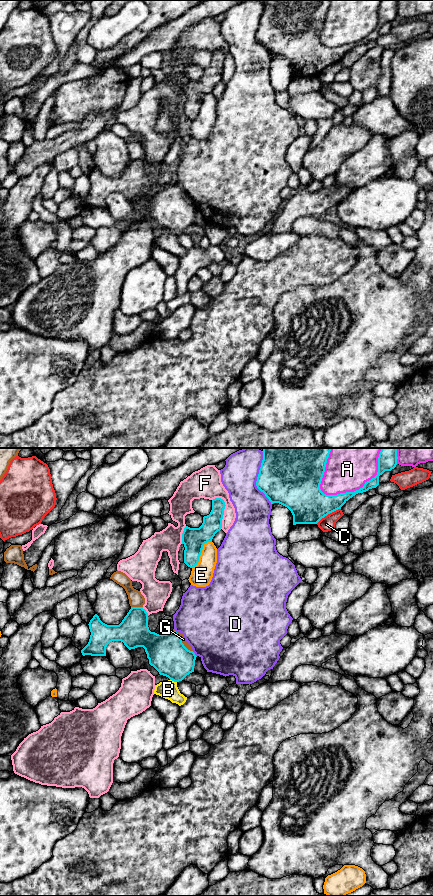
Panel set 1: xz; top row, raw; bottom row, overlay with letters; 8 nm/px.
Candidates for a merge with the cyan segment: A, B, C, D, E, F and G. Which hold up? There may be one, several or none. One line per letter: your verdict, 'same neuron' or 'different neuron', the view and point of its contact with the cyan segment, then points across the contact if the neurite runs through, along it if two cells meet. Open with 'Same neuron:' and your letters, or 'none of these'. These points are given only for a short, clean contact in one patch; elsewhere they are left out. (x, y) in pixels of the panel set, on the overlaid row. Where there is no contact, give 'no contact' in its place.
Same neuron: none of these
A: different neuron; meets cyan in xz at (362, 487)
B: different neuron; meets cyan in xz at (173, 680); border along xz (170, 679), (176, 682)
C: different neuron; meets cyan in xz at (328, 513)
D: different neuron; meets cyan in xz at (257, 478)
E: different neuron; meets cyan in xz at (201, 552)
F: different neuron; meets cyan in xz at (223, 510)
G: different neuron; meets cyan in xz at (182, 643)

